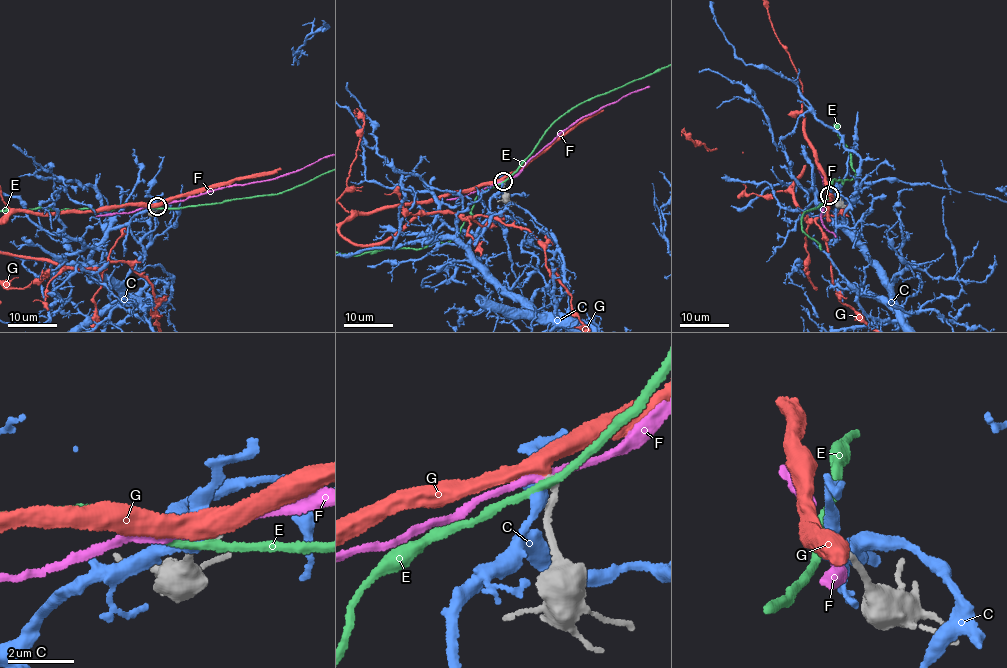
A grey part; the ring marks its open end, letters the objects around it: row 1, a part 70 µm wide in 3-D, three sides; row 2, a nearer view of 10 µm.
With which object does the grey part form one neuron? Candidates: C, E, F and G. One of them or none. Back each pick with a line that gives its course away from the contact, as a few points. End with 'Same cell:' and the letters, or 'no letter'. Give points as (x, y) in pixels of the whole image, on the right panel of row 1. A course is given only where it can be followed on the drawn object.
G: via (829, 196), (798, 111), (790, 118), (806, 167), (794, 196), (819, 228), (840, 300)
Same cell: G

